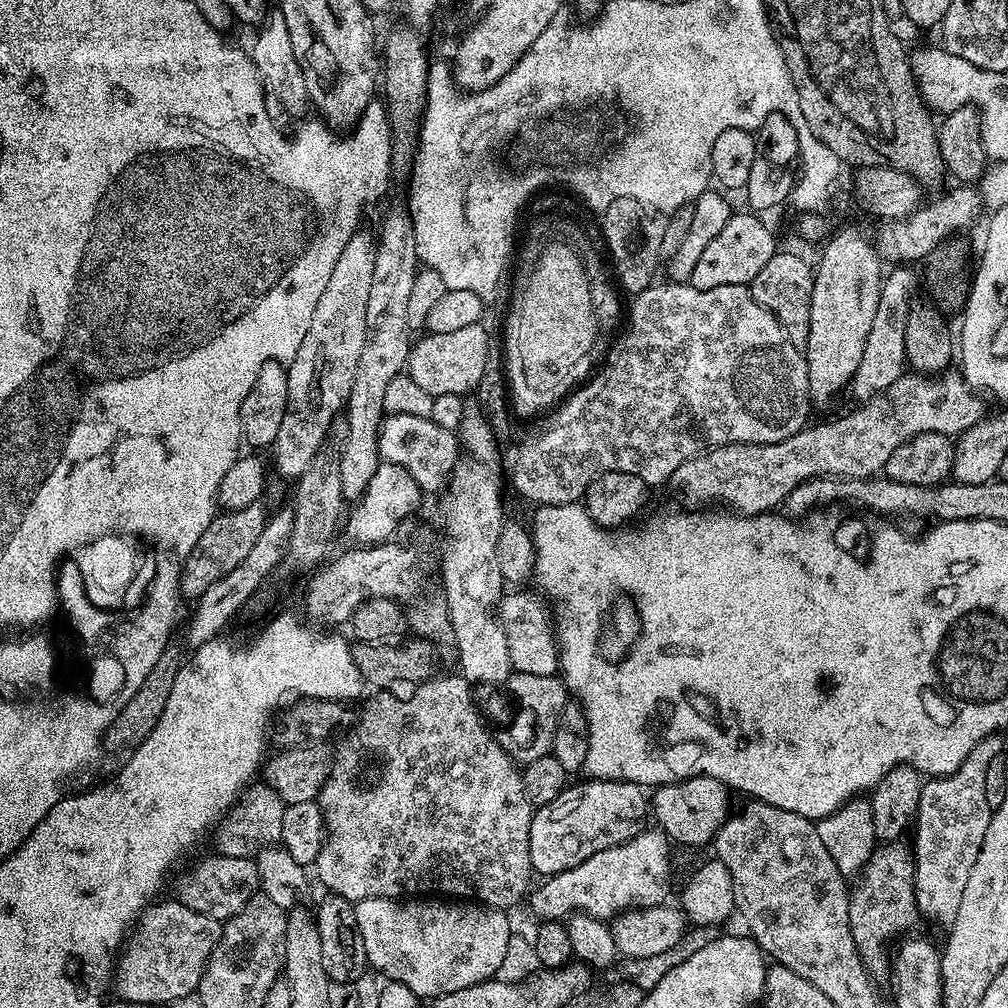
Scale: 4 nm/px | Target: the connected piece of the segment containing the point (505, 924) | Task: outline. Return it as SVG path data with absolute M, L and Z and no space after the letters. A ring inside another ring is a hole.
M375 896L357 900L355 905L358 931L362 934L362 946L366 946L369 965L388 976L384 978L391 983L410 986L410 990L414 990L414 994L421 998L435 998L493 979L502 966L506 942L510 942L514 935L514 928L508 921L509 913L505 909L489 908L479 902L461 902L456 898L387 900Z

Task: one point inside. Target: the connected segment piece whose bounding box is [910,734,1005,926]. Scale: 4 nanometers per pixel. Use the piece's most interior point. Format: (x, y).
(953, 812)

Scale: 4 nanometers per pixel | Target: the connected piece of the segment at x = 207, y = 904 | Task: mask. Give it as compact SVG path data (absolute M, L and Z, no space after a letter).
M219 854L211 855L198 861L189 872L179 873L180 881L176 884L174 896L181 904L190 906L190 910L198 910L198 914L206 914L223 922L241 912L246 902L257 895L261 885L255 859L247 856L230 858Z

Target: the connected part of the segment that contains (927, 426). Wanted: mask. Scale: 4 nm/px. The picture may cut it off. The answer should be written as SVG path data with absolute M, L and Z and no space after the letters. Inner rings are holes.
M948 370L935 378L905 374L853 412L829 424L805 426L782 442L710 448L678 466L668 484L692 503L689 505L727 506L737 514L759 516L761 512L779 509L779 504L781 507L788 495L807 480L862 480L883 473L890 454L918 434L937 432L949 438L959 437L983 419L979 399L959 371Z

